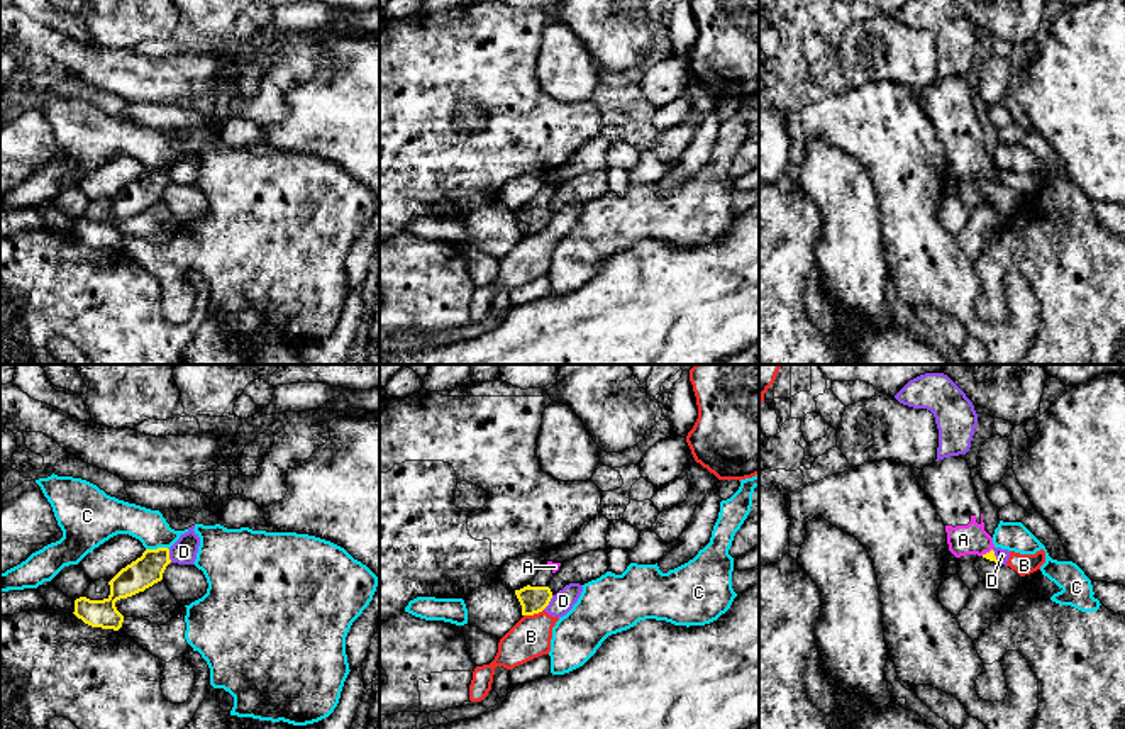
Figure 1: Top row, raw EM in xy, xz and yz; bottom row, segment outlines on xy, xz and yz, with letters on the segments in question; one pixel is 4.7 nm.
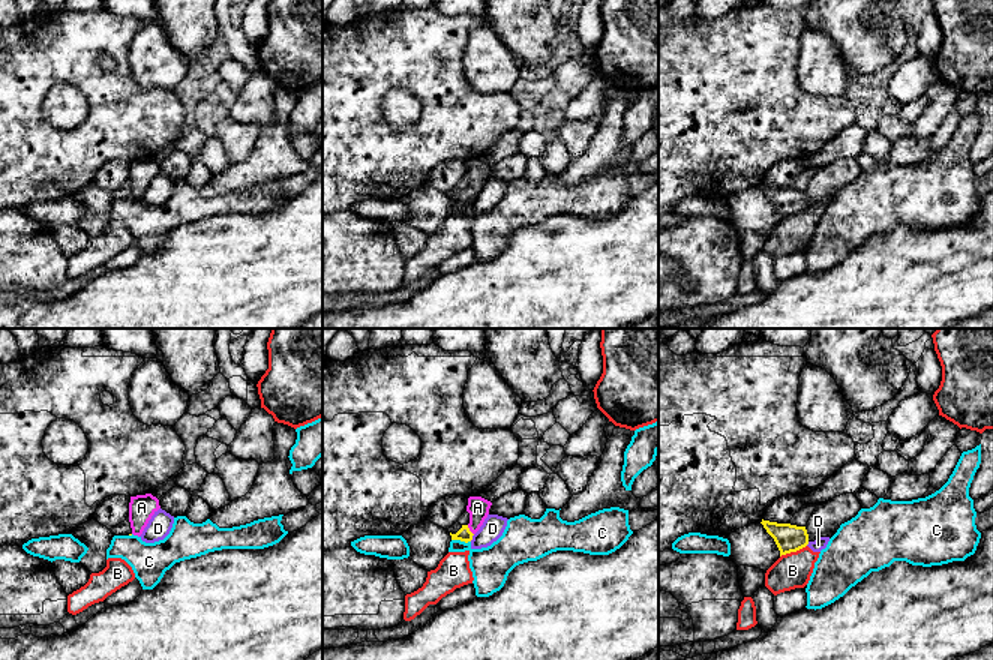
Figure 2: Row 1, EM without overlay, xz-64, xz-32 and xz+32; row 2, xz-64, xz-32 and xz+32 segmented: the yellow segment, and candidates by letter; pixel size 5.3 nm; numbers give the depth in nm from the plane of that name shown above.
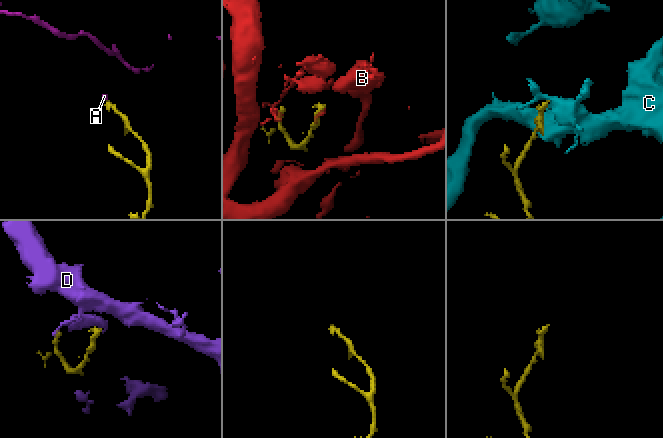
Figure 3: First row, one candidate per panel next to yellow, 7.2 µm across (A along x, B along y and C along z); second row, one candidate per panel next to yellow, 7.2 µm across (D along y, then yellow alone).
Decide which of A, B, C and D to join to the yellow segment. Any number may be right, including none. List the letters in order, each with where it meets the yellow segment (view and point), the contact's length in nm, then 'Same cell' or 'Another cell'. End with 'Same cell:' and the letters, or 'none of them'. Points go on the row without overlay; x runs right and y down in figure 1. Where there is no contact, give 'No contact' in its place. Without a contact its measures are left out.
A: Touches yellow at yz (986, 173). Shared border 70 nm. Same cell
B: Touches yellow at xz (532, 234). Shared border 100 nm. Another cell
C: Touches yellow at xy (158, 168). Shared border 110 nm. Another cell
D: Touches yellow at xz (549, 221). Shared border 90 nm. Another cell
Same cell: A

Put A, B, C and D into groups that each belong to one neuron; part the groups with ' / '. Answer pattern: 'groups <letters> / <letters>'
groups A / B D / C

